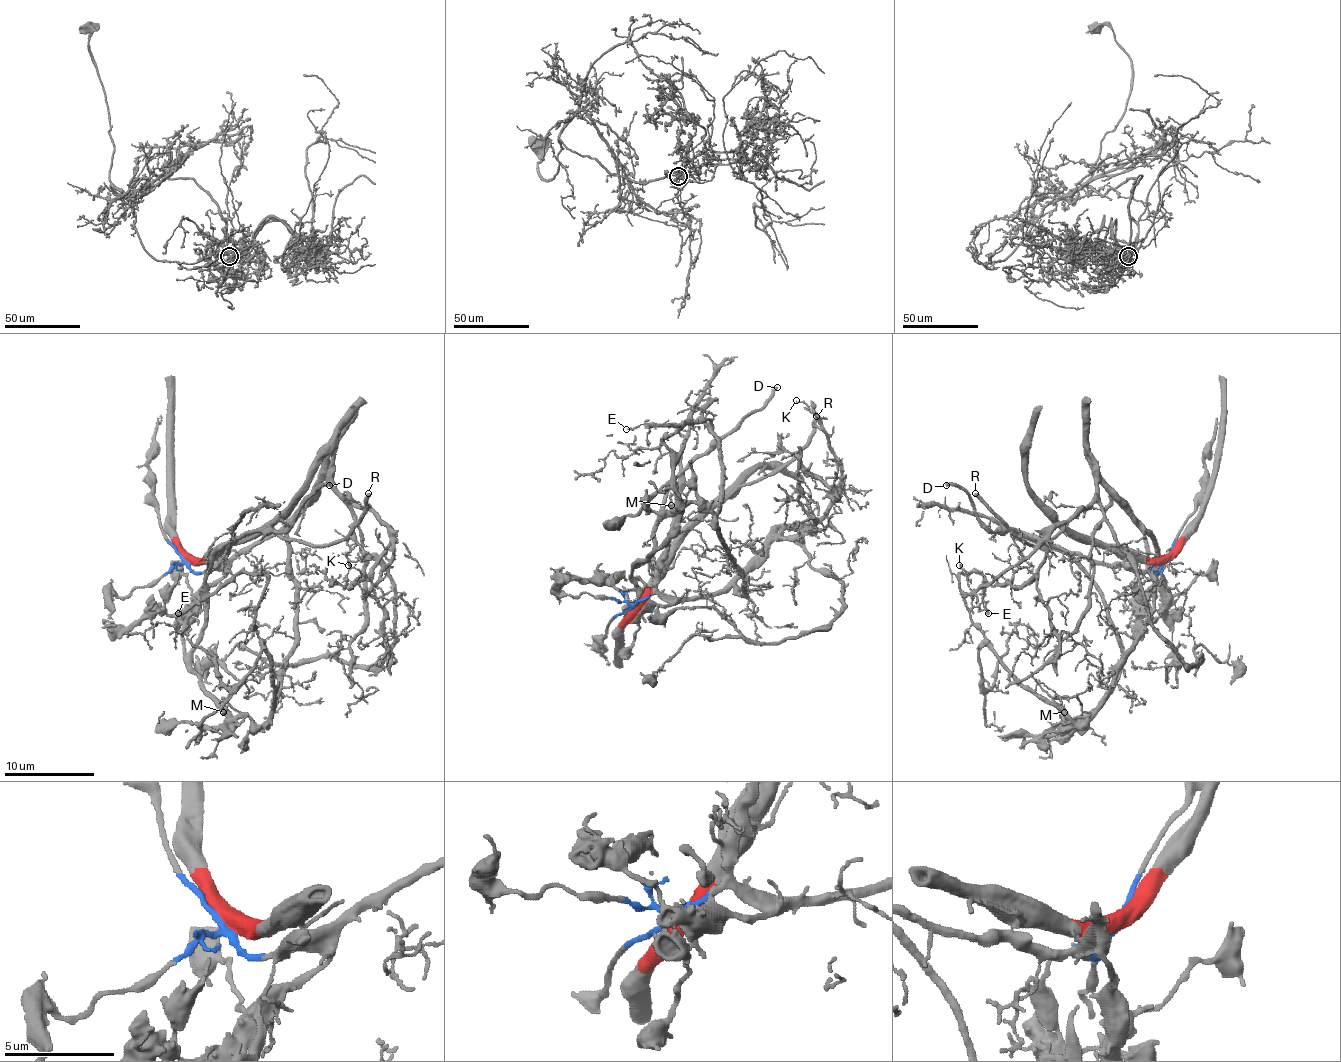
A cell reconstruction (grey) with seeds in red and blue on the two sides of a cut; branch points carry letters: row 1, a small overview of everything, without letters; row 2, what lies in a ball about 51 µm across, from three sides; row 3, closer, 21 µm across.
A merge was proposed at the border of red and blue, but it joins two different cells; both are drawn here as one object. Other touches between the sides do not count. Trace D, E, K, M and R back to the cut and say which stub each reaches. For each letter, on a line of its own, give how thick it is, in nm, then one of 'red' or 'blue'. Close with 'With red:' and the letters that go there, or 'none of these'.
D: 260 nm | blue
E: 150 nm | blue
K: 110 nm | blue
M: 200 nm | blue
R: 320 nm | red
With red: R

